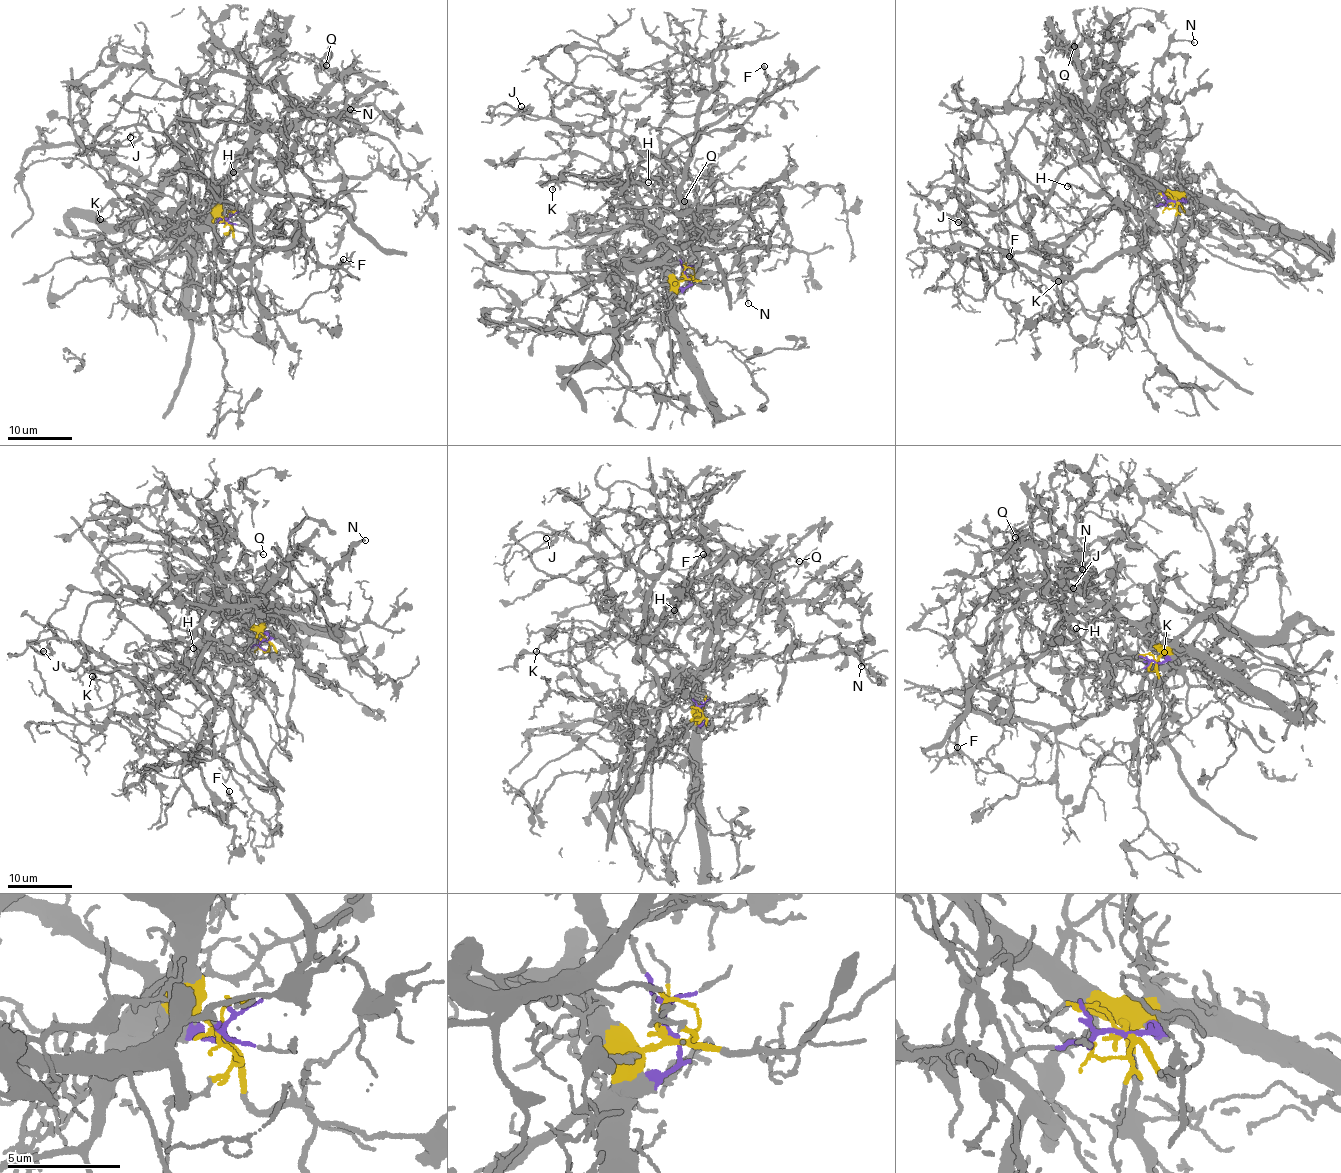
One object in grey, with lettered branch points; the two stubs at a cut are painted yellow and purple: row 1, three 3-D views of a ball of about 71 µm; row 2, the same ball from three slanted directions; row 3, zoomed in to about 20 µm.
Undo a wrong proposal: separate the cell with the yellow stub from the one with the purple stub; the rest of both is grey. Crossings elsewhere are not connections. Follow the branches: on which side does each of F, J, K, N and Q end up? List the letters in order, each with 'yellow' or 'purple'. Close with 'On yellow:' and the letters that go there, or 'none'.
F: purple
J: purple
K: purple
N: yellow
Q: yellow
On yellow: N, Q

